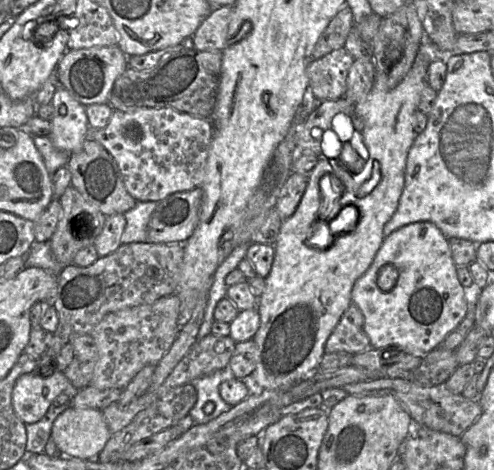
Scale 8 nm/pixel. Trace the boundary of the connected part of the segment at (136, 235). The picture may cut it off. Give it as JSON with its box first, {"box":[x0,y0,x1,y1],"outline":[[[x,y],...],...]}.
{"box":[121,201,155,244],"outline":[[[137,201],[136,205],[123,213],[126,219],[121,244],[148,242],[148,222],[155,210],[155,201]]]}

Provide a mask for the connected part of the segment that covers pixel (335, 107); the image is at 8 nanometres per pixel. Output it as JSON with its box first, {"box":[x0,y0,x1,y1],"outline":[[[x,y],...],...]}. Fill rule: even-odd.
{"box":[295,97,355,157],"outline":[[[345,97],[320,102],[305,121],[297,126],[295,131],[296,146],[302,149],[310,149],[318,157],[322,156],[323,134],[326,130],[333,129],[334,116],[343,113],[352,119],[355,104]]]}

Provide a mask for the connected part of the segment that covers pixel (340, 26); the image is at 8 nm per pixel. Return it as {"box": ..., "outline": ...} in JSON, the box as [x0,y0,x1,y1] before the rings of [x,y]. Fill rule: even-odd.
{"box":[312,3,353,59],"outline":[[[345,3],[319,37],[312,52],[312,59],[319,59],[330,52],[344,47],[353,28],[351,8]]]}

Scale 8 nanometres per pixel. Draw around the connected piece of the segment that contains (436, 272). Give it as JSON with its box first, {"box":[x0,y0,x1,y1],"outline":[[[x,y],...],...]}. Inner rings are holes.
{"box":[351,221,473,358],"outline":[[[418,221],[404,225],[401,228],[390,233],[388,236],[384,237],[383,243],[380,246],[379,250],[377,251],[373,259],[373,262],[371,263],[369,268],[365,271],[365,273],[356,280],[352,288],[351,296],[352,303],[356,304],[364,315],[364,330],[369,338],[370,345],[372,348],[402,349],[407,354],[413,356],[420,356],[423,358],[429,352],[441,346],[446,336],[450,332],[452,332],[465,317],[469,304],[471,303],[469,296],[469,291],[471,289],[473,288],[463,288],[463,286],[459,282],[457,276],[457,265],[455,264],[452,258],[448,238],[441,232],[441,230],[434,223],[429,221]],[[389,263],[393,264],[397,268],[398,278],[396,284],[391,290],[383,291],[379,288],[377,284],[378,273],[383,265]]]}

